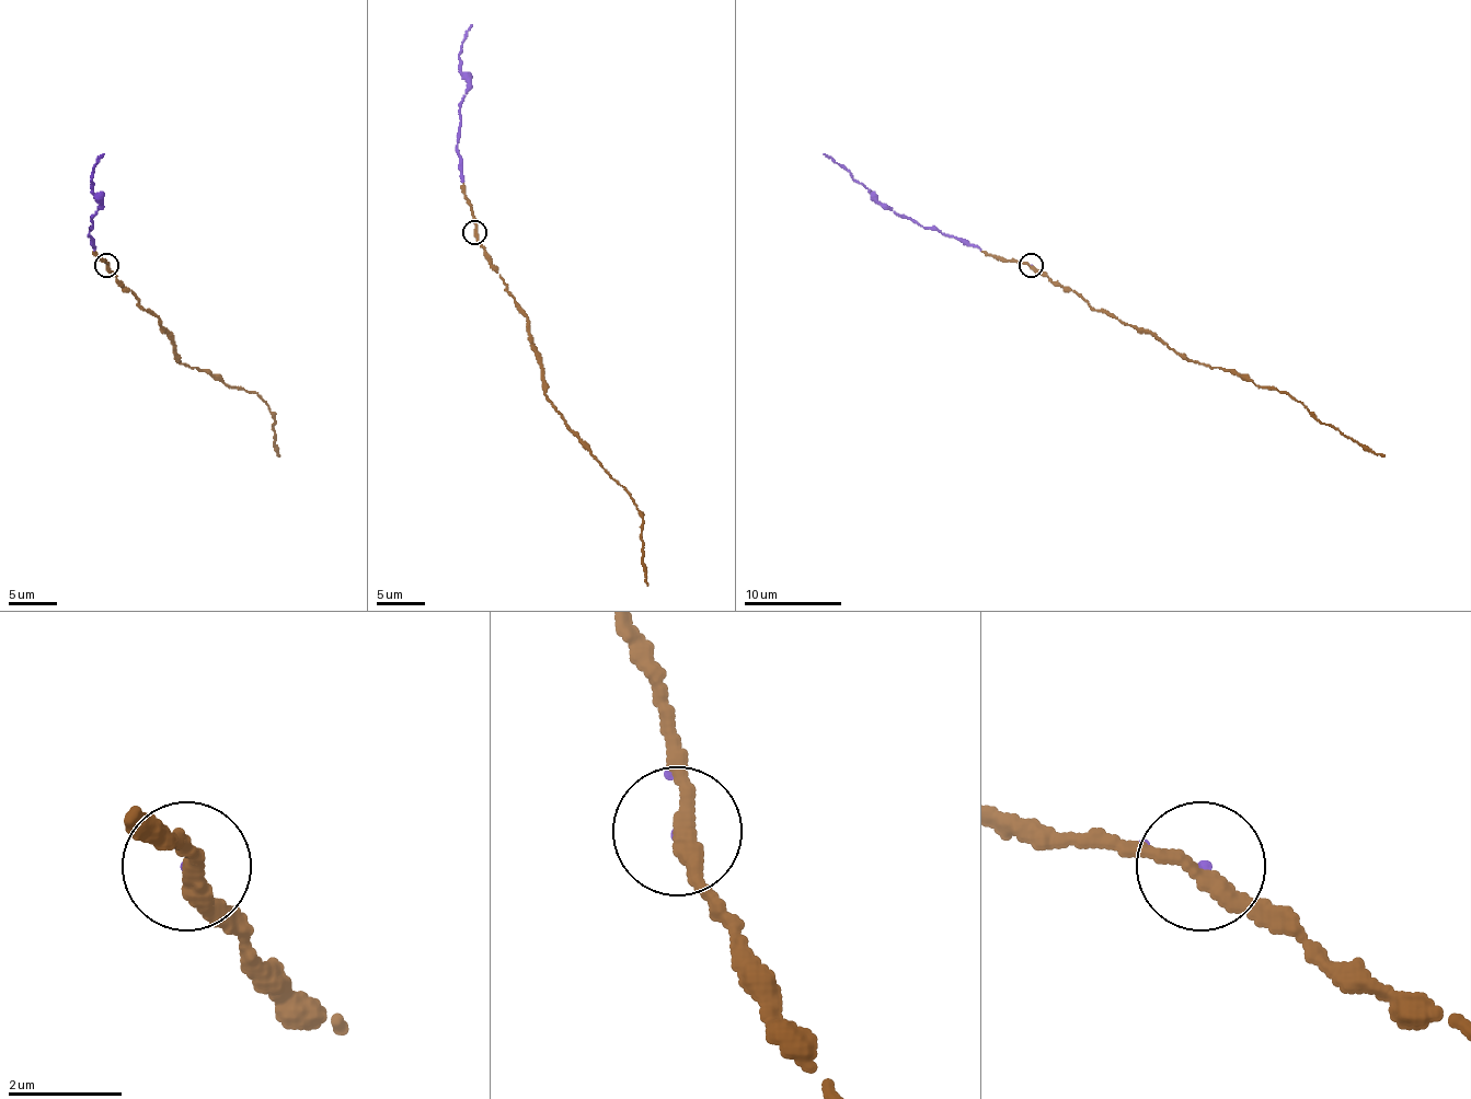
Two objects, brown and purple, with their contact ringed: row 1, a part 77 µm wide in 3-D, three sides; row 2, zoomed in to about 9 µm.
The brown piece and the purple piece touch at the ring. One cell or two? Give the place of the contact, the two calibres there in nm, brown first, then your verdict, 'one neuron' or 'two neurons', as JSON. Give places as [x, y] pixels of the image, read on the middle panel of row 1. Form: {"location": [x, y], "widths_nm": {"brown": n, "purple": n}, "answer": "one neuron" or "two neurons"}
{"location": [474, 232], "widths_nm": {"brown": 300, "purple": 70}, "answer": "one neuron"}

